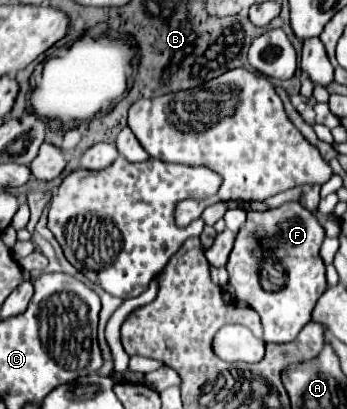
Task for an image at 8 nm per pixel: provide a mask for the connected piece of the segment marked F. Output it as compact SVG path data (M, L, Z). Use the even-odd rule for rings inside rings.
M288 202L284 206L278 206L278 208L272 208L266 212L248 212L244 226L238 230L234 248L232 248L228 264L226 264L226 270L230 274L228 282L234 286L236 298L244 298L250 304L250 308L254 308L260 314L266 342L276 342L276 344L292 342L298 336L298 332L302 330L302 326L310 322L310 312L312 312L316 300L326 290L326 270L324 270L324 262L318 254L322 240L324 240L324 228L320 226L318 218L298 202ZM264 250L272 250L272 256L266 256L266 260L262 260L262 264L260 264Z

